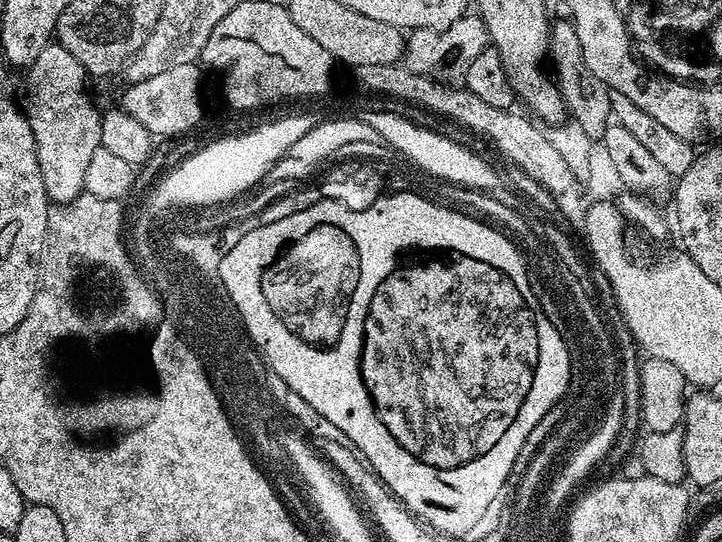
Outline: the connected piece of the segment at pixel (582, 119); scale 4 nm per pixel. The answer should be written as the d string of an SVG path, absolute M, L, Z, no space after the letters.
M553 19L548 30L548 55L547 59L556 67L554 71L554 83L560 97L564 99L567 115L578 126L582 126L582 134L586 134L589 140L596 142L603 137L608 129L612 107L610 106L610 89L599 80L586 66L586 58L582 58L582 41L578 39L578 30L571 19Z

